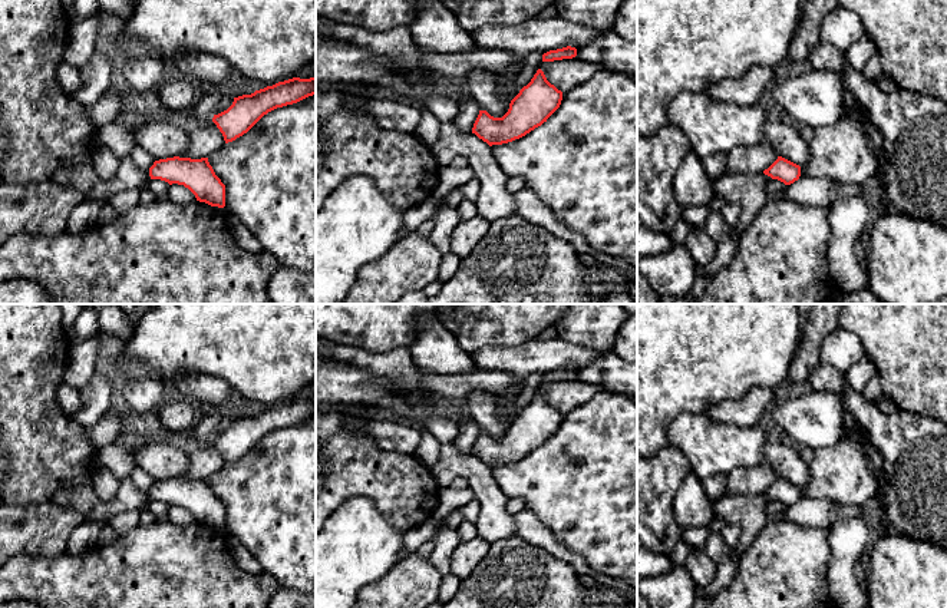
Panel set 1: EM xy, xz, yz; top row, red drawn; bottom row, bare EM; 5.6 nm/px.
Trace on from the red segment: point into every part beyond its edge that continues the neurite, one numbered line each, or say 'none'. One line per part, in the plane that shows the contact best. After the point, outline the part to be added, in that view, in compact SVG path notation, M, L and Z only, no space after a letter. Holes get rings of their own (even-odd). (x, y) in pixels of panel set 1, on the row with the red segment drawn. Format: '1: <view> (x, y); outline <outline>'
none

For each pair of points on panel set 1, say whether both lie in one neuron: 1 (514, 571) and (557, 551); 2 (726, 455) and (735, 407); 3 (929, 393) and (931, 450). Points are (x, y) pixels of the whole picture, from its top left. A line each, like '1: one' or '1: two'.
1: two
2: two
3: two

